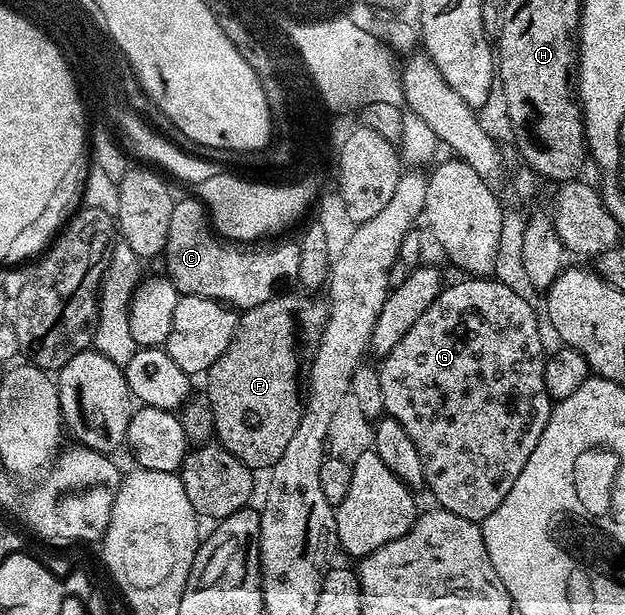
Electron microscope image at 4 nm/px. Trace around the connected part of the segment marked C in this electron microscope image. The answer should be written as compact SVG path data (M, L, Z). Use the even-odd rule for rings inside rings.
M180 196L176 200L173 215L169 218L169 239L165 250L166 276L170 277L171 282L175 284L182 296L201 295L214 301L222 301L224 305L242 311L273 299L280 291L286 290L290 286L287 285L290 281L298 278L301 267L298 240L279 241L276 245L267 245L271 243L228 243L213 232L208 210L203 202L194 196L191 197L182 198Z

